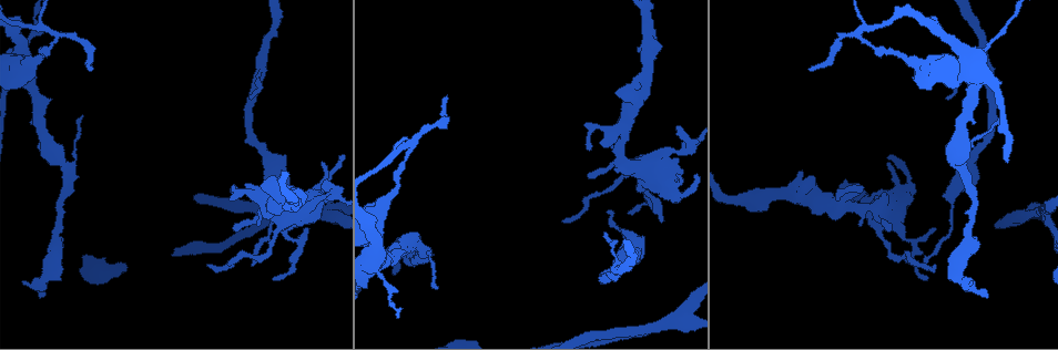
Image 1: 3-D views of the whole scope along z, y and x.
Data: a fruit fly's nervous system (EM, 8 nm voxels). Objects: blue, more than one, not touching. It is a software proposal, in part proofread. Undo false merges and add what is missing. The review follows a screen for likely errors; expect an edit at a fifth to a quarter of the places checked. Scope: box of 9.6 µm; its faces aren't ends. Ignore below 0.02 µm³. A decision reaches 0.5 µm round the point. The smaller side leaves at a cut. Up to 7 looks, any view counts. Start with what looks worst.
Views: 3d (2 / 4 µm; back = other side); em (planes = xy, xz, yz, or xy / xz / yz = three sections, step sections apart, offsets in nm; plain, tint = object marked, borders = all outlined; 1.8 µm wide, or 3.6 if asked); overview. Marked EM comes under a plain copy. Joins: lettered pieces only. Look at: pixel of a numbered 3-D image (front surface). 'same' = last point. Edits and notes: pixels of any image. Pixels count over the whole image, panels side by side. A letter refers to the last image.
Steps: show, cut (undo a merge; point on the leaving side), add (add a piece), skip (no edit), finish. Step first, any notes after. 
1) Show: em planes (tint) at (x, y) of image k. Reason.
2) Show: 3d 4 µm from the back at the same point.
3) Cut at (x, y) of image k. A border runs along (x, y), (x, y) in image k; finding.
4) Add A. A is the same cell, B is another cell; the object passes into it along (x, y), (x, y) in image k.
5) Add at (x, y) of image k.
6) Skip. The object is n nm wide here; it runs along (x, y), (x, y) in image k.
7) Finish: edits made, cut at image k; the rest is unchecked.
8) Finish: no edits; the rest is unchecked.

Show: em planes (tint) at (987, 295) of image 1. Long arm stops here.

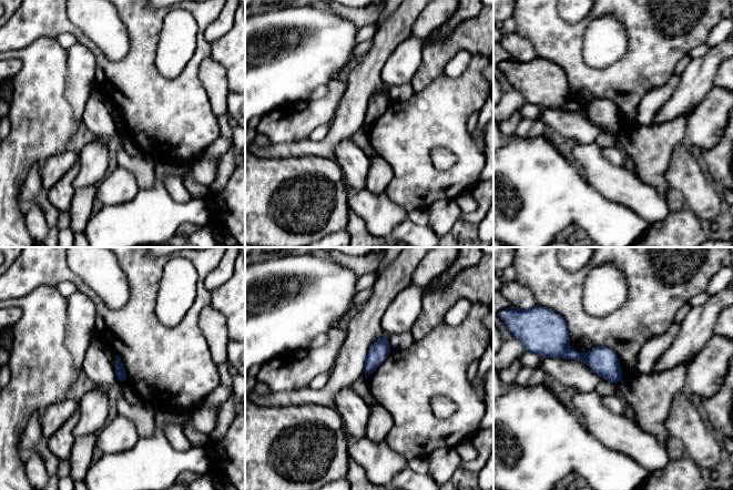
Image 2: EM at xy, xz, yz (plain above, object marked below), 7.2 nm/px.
Show: em planes (borders) at the same point. See the neighbours.

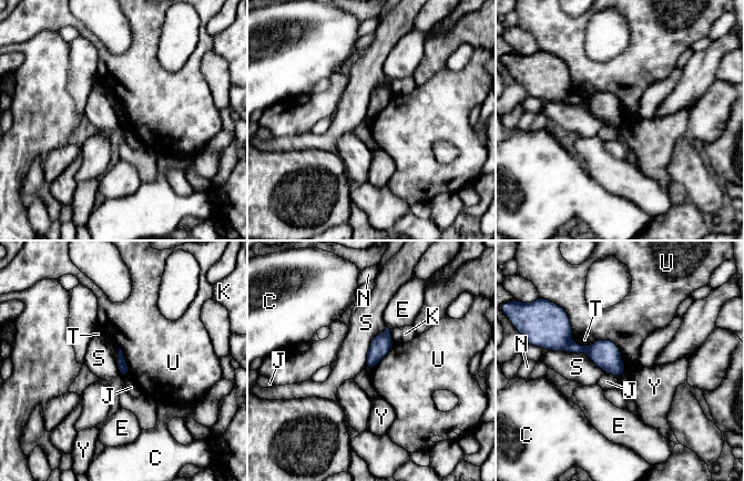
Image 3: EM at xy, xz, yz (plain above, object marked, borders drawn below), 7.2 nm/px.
Skip. The longest contact is with S, 440 nm; C, E, J, K, N, S, T, U and Y are other cells; it runs along (558, 341), (602, 352), (622, 369) in image 3; no lettered piece goes on from it.

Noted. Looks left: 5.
Show: em xy step 8 (tint) at (860, 39) of image 1. Touches itself.

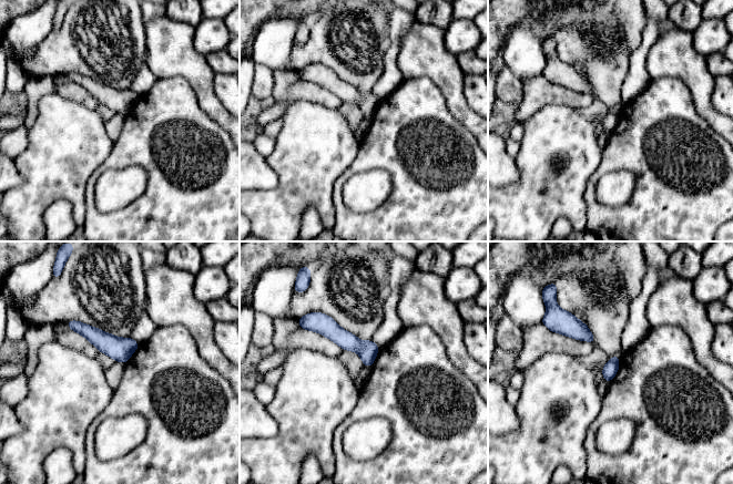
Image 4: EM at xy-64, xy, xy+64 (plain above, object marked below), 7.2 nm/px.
Show: em planes (borders) at the same point.

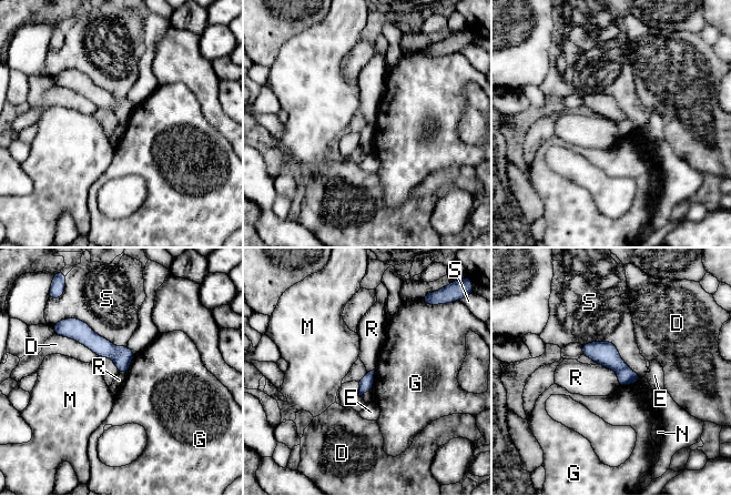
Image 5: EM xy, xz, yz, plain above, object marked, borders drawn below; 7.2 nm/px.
Cut at (626, 376) of image 5. D, E, G, M, N, R and S are other cells; a border runs along (626, 366), (617, 372) in image 5; two cells meet here.

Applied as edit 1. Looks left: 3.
Finish: edits made, cut at image 5; the rest is unchecked.

